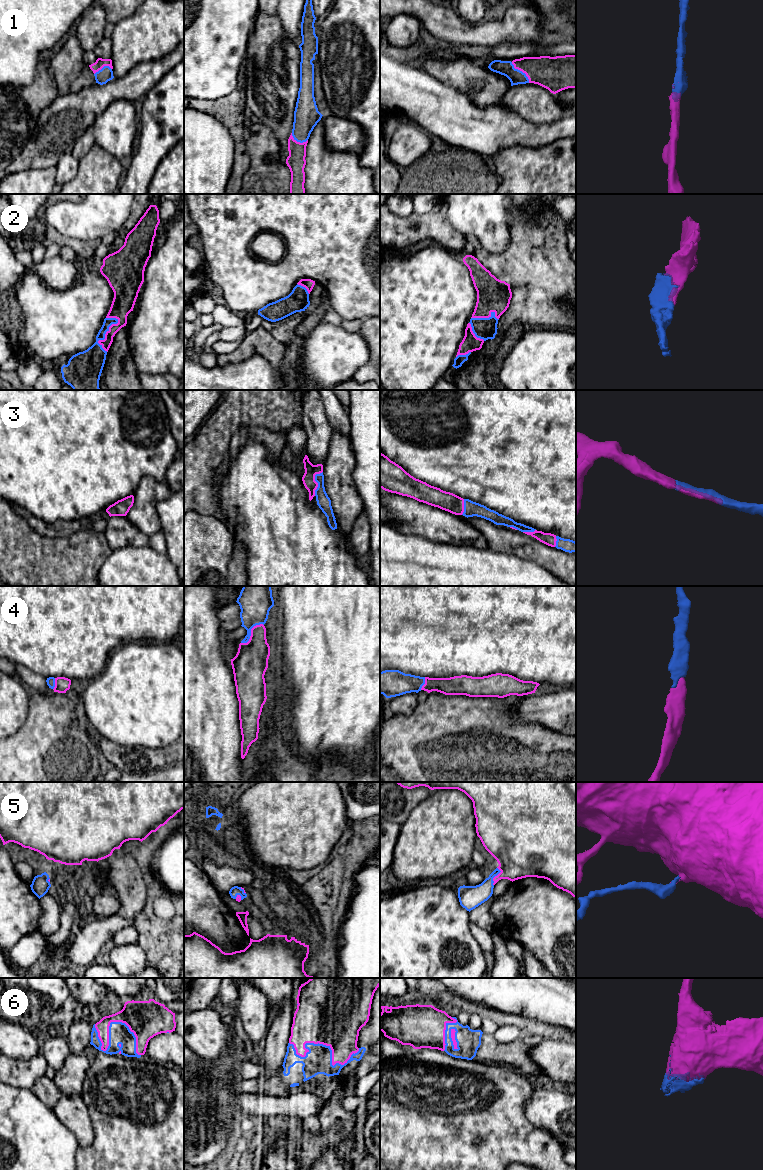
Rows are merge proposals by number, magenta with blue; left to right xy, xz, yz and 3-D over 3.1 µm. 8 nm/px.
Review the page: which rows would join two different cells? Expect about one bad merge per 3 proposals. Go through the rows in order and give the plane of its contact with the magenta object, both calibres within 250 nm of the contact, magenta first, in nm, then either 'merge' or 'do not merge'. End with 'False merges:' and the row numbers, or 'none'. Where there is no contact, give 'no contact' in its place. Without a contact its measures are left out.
1: yz | 260/120 nm | merge
2: xy | 160/200 nm | merge
3: xz | 100/110 nm | merge
4: xz | 280/260 nm | merge
5: yz | 360/180 nm | merge
6: xz | 500/220 nm | merge
False merges: none

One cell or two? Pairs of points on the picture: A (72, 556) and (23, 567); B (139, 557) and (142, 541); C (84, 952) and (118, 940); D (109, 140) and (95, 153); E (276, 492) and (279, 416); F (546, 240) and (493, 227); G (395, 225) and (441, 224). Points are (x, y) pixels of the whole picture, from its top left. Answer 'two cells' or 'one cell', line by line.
A: one cell
B: two cells
C: two cells
D: two cells
E: two cells
F: two cells
G: one cell

